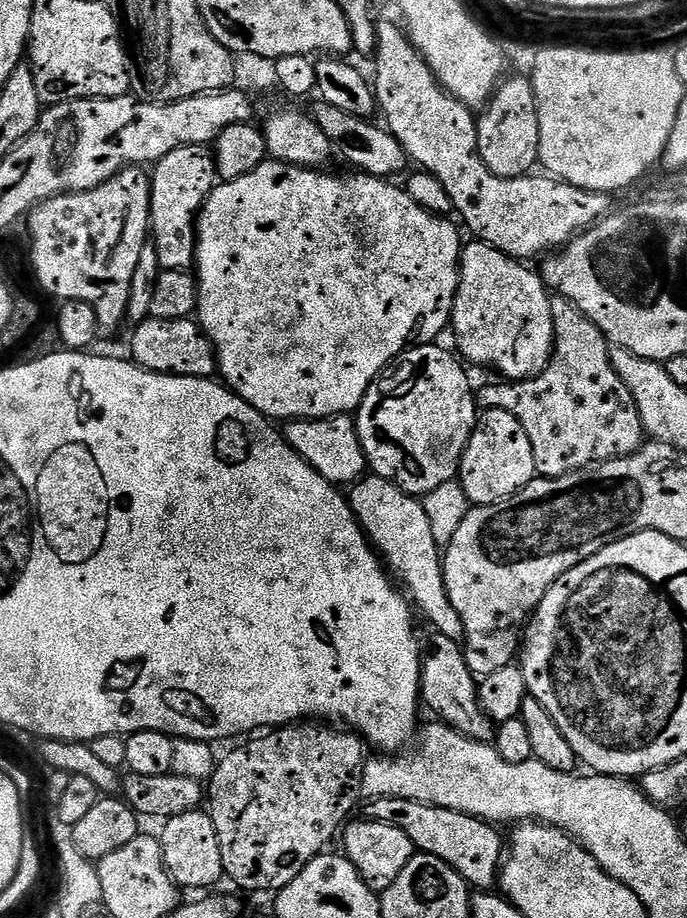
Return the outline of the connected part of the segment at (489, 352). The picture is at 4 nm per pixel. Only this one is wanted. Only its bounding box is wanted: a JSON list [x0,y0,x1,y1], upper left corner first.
[450,239,554,381]

